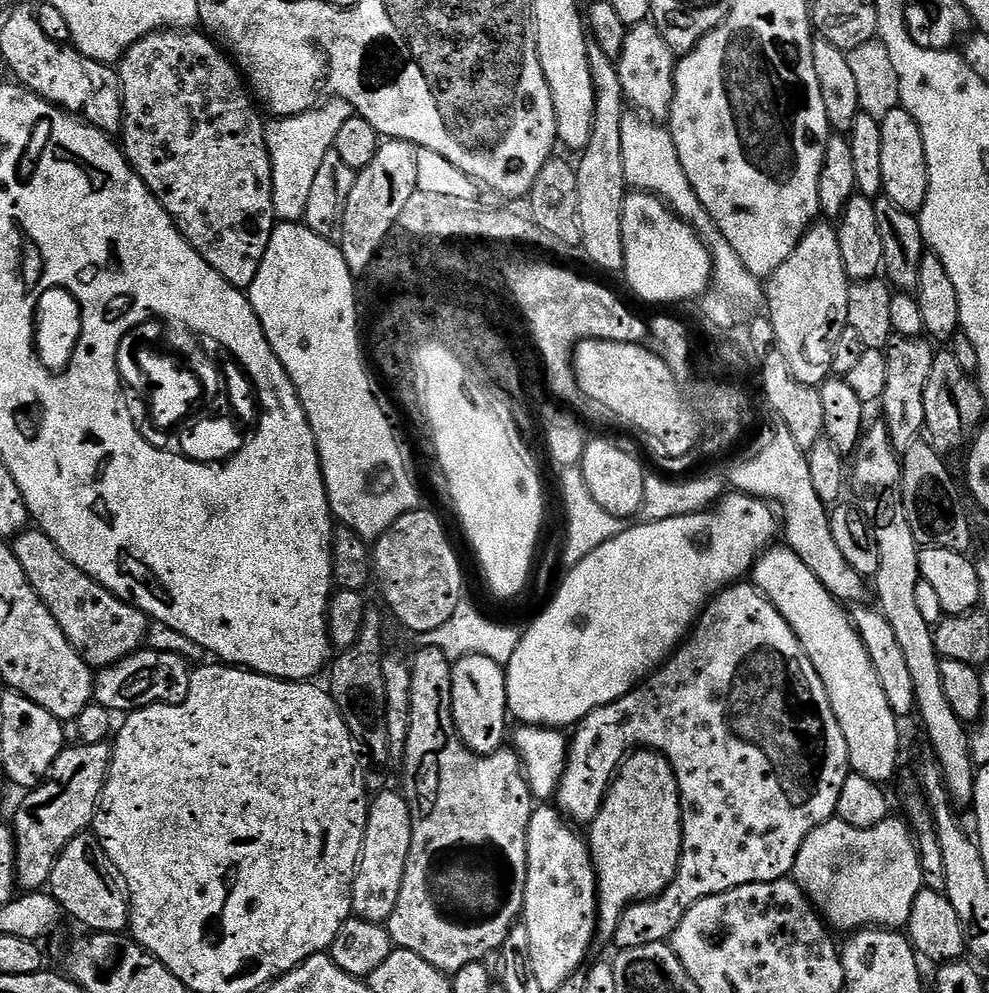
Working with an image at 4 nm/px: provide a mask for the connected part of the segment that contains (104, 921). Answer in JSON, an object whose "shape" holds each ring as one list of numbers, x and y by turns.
{"shape":[[95,835,76,836,62,850,46,885,47,891,60,903,65,917,77,920,89,933,123,933,130,924,128,889,120,872,96,841]]}

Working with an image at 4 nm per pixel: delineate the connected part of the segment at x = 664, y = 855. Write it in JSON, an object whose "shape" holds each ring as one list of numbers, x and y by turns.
{"shape":[[651,750,629,752,586,832,596,871,597,941,615,937,622,914,631,904,662,895,674,882,682,854,683,821,680,787,668,759]]}

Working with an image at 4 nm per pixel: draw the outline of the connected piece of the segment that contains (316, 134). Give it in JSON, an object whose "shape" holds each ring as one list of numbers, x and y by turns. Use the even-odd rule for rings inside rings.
{"shape":[[328,98,325,104,317,103,296,116,282,116,267,121,264,137,272,159,272,193,277,221,300,222,306,214,306,202,310,202,310,189,322,167,322,158,336,147,338,130,354,114,352,107,339,98]]}

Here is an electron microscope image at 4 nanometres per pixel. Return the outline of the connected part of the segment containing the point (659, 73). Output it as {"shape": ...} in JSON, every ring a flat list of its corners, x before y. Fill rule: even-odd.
{"shape":[[651,22,633,24,629,27,626,40,622,46,622,54,616,61,618,78,622,86,622,94,629,105,632,104,637,113,656,122,668,119,668,111,674,98,674,78,676,77,677,53,662,38,662,34]]}

